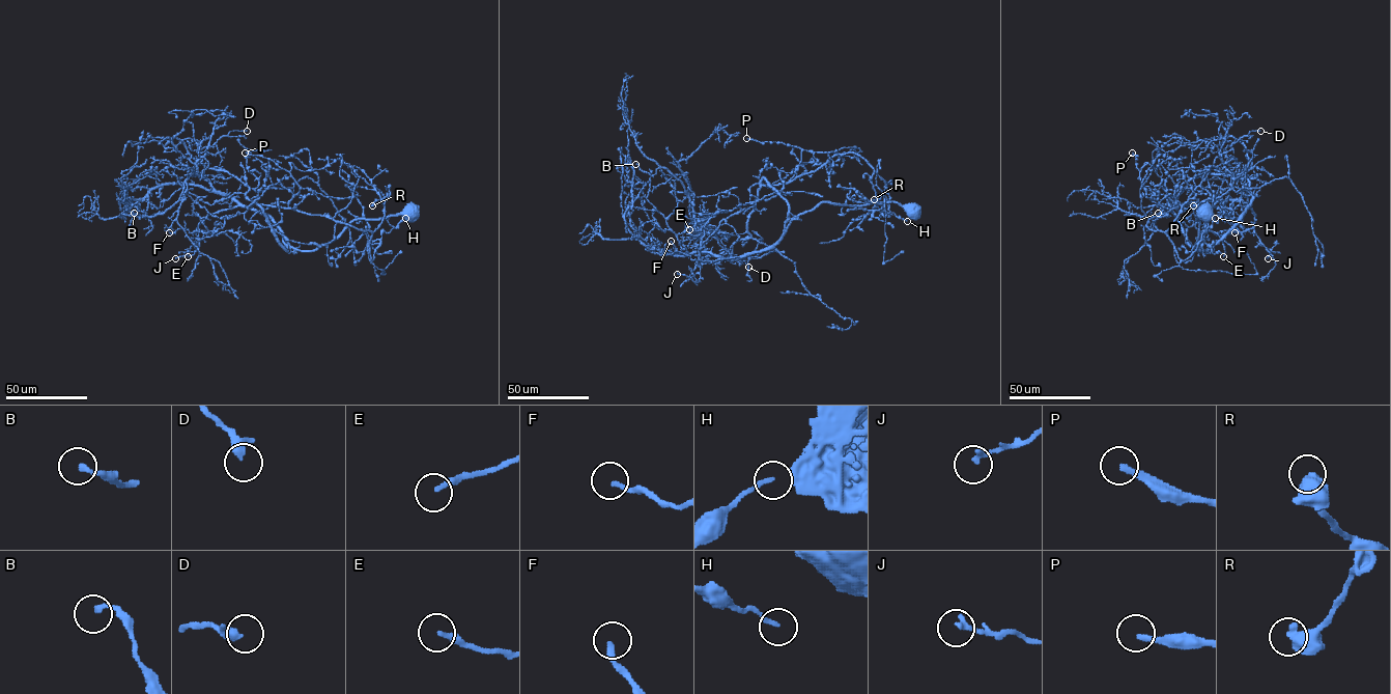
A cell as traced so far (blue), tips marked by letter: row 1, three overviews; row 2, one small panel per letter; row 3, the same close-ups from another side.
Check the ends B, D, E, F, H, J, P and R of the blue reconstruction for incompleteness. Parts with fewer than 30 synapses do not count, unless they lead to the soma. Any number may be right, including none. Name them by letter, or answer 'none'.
P

